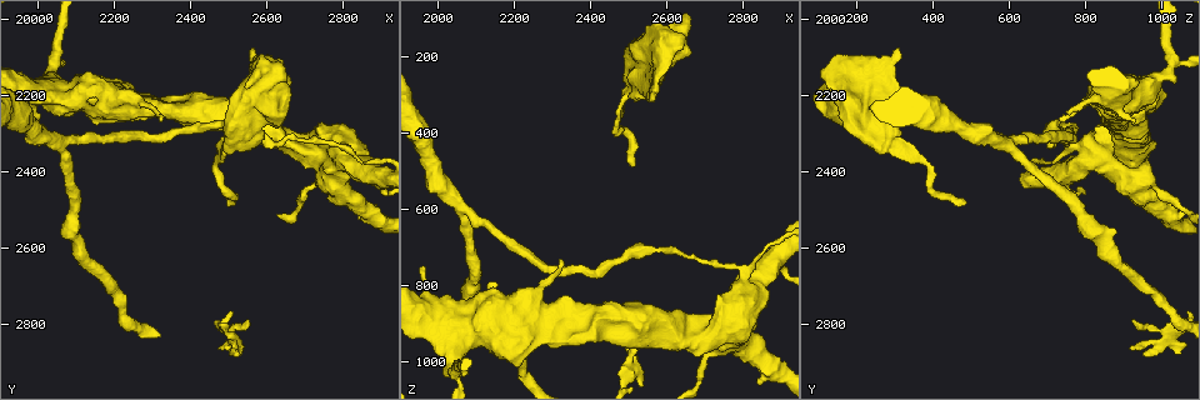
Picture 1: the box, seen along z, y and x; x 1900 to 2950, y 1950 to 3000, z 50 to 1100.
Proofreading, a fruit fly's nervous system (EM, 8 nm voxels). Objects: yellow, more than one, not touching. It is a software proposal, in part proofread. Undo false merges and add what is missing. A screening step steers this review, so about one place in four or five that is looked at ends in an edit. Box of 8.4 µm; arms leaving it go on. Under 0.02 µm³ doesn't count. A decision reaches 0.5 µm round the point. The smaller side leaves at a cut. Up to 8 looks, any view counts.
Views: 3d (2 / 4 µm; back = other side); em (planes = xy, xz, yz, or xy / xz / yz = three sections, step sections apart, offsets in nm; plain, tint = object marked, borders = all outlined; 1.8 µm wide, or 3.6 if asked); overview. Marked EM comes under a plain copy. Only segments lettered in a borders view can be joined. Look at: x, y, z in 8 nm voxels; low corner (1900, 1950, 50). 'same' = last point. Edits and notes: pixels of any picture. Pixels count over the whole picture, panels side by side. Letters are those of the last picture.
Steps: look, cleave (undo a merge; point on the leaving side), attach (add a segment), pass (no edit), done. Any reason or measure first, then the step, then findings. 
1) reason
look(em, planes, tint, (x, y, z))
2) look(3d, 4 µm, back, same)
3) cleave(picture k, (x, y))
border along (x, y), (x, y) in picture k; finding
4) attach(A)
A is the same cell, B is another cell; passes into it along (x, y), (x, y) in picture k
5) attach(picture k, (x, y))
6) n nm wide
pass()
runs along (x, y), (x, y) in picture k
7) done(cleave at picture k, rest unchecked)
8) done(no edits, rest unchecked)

an open end
look(em, planes, tint, (1995, 2265, 930))

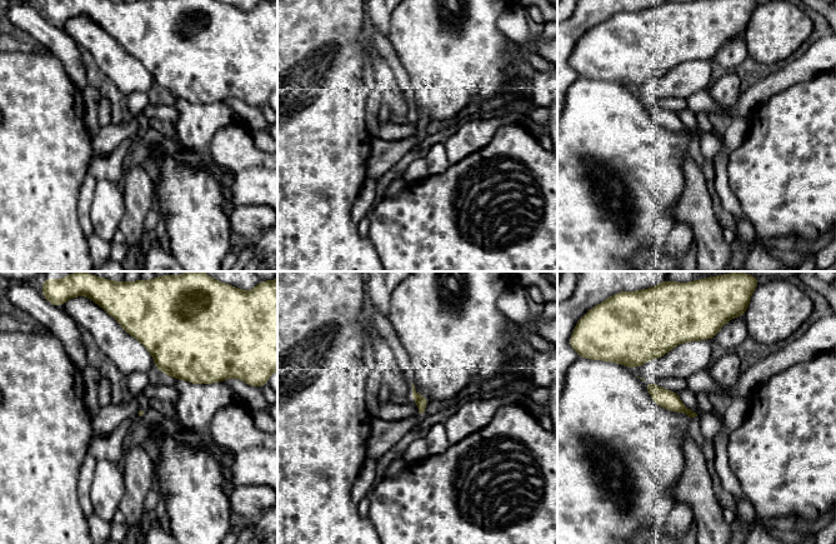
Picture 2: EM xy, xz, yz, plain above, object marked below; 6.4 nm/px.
see the neighbours
look(em, planes, borders, same)

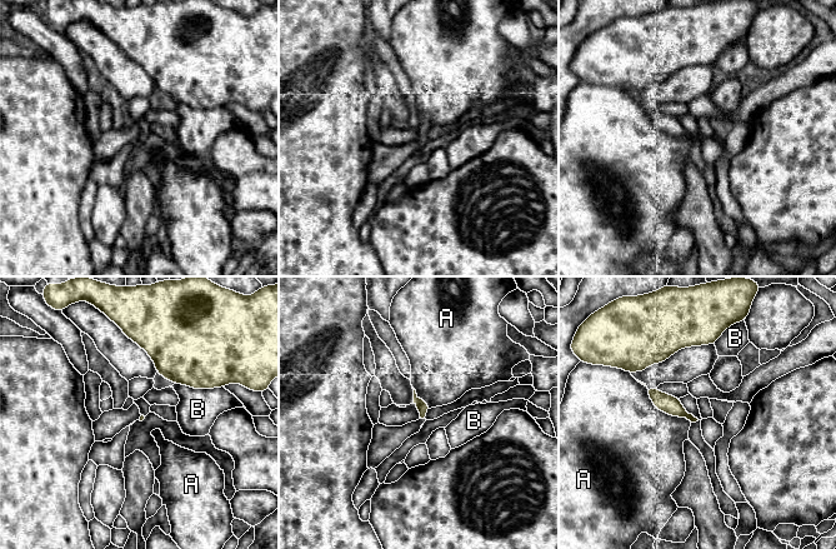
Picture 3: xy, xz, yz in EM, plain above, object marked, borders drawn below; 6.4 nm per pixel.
pass()
A and B are other cells; border along (636, 380), (656, 408), (691, 422) in picture 3; no lettered segment goes on from it

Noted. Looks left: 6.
look(em, planes, borders, (2515, 2485, 485))

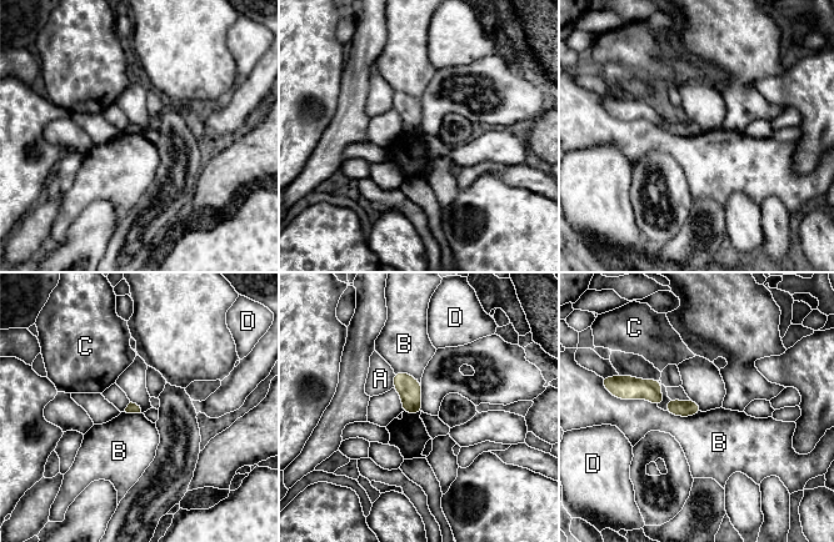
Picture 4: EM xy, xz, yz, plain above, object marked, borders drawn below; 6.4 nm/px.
pass()
A, B, C and D are other cells; border along (614, 396), (647, 399), (657, 406) in picture 4; none of them fits

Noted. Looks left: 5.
sharp bend
look(em, 3.6 µm, planes, borders, (2795, 2340, 775))

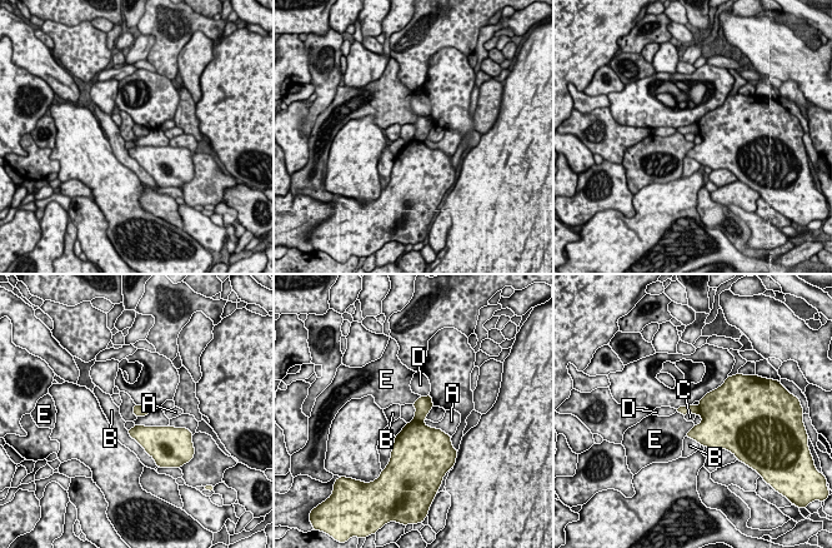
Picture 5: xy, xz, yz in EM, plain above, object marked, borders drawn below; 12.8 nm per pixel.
160 nm wide; A touches over 440 nm
pass()
A, B, C, D and E are other cells; one neuron here

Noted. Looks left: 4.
done(no edits, rest unchecked)

